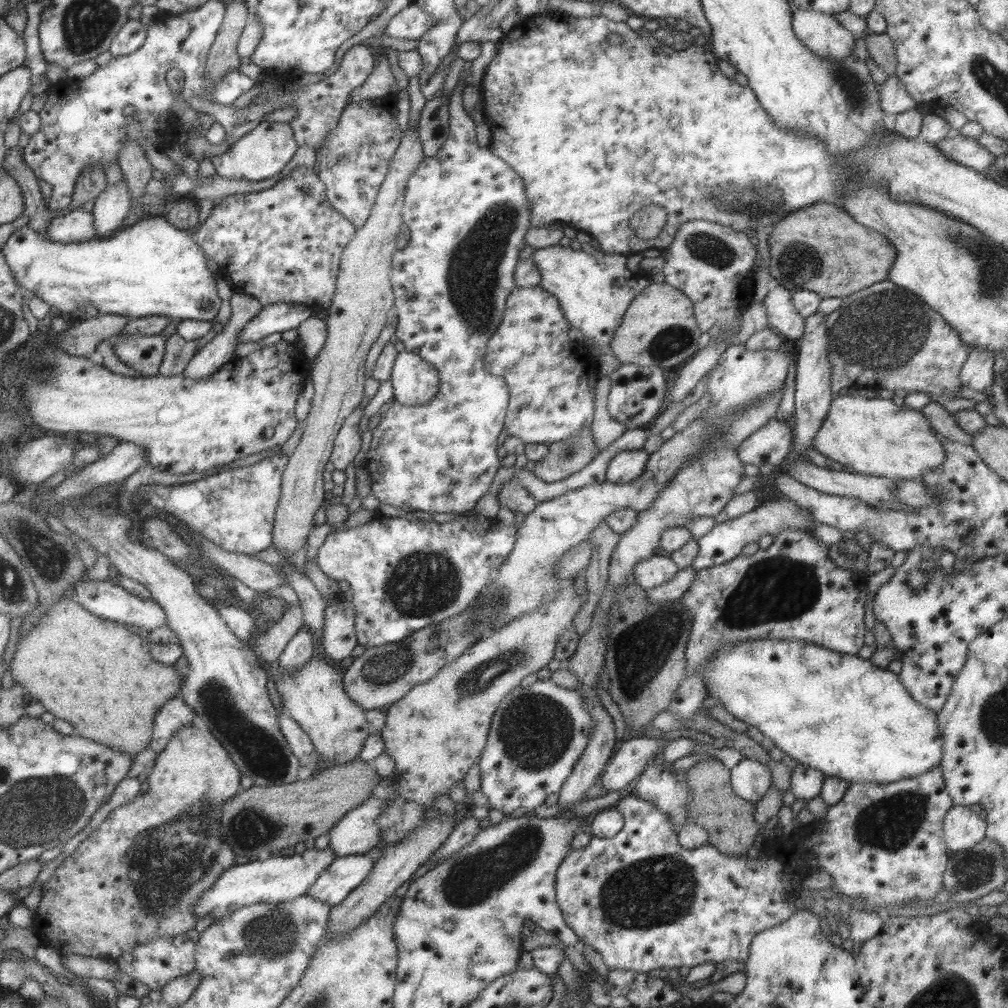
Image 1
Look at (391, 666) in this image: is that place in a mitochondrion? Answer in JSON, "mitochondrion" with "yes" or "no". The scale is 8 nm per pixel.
{"mitochondrion":"yes"}

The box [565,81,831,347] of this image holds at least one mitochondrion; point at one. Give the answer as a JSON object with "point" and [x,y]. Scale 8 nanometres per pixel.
{"point":[741,196]}

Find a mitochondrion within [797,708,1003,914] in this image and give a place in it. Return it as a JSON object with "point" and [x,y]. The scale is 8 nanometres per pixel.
{"point":[889,824]}

